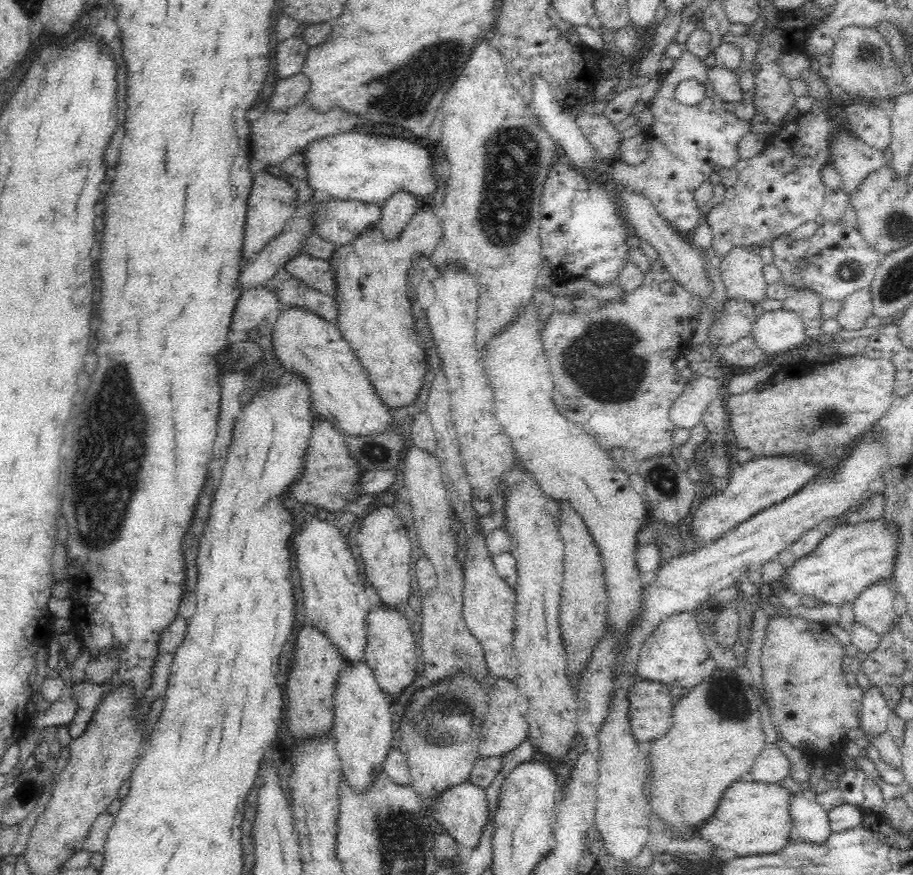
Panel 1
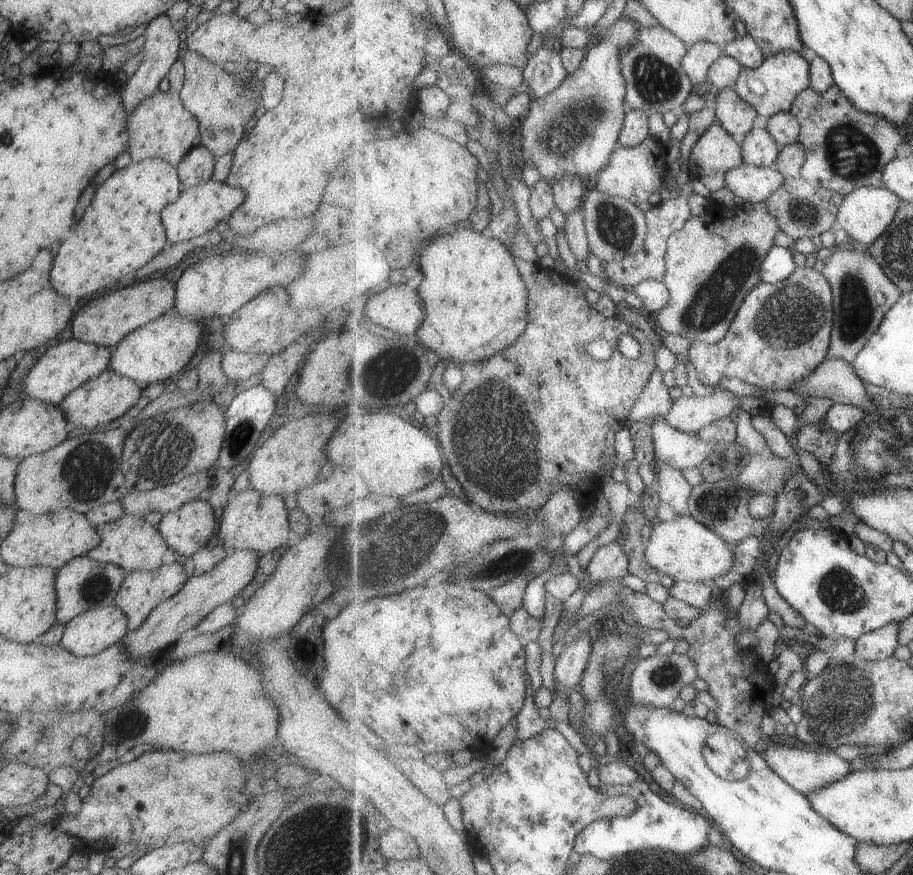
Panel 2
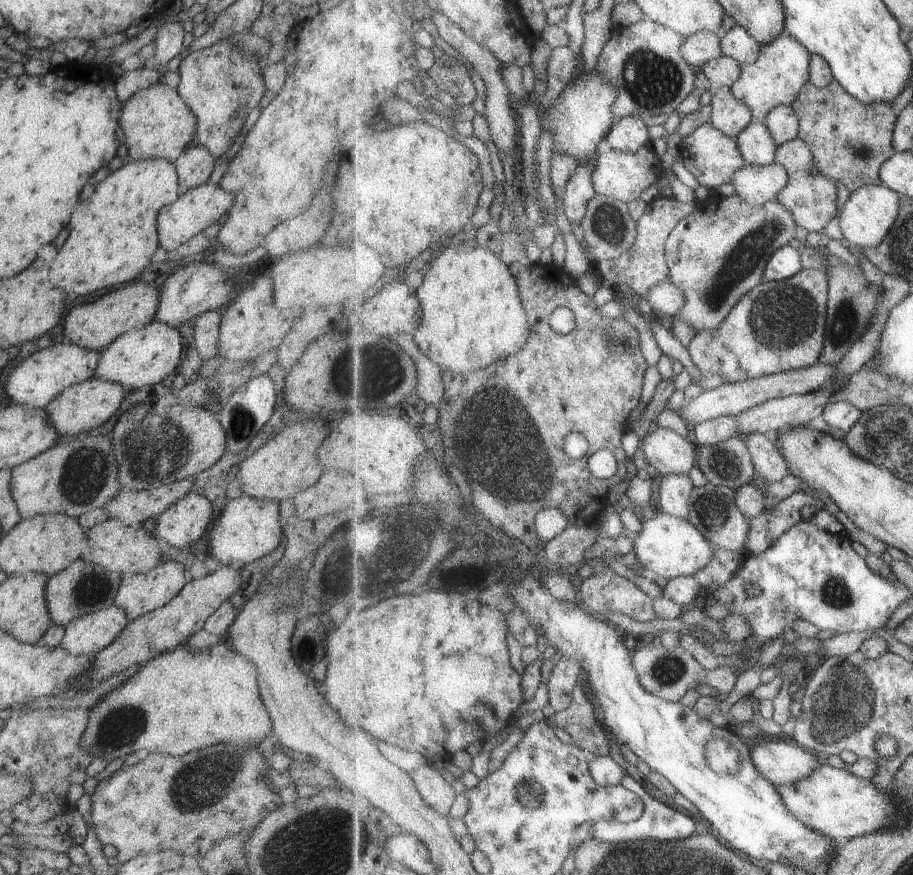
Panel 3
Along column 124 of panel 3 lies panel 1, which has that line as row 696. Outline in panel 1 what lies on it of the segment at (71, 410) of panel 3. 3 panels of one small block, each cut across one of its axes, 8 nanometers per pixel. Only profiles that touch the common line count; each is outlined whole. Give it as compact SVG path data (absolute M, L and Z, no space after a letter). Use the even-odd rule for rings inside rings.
M372 606L372 610L366 615L367 643L365 644L365 660L372 669L378 685L390 700L395 700L409 686L416 672L416 651L418 650L408 619L398 609L384 606Z

